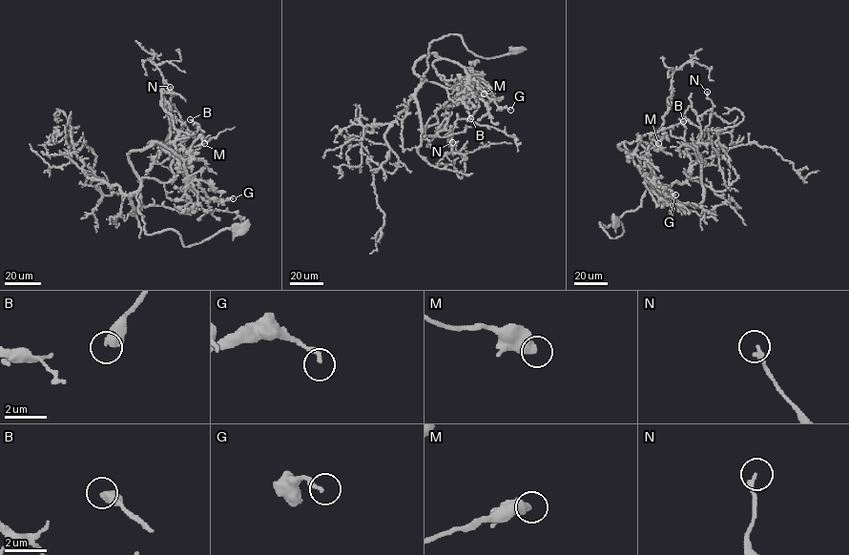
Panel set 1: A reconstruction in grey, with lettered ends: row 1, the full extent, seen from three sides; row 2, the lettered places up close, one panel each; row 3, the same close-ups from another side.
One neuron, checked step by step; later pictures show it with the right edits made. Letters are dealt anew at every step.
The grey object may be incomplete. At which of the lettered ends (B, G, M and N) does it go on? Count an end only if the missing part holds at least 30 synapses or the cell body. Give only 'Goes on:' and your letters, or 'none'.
Goes on: none

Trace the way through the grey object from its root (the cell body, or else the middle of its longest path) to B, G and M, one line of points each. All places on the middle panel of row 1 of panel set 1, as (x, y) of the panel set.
B: (512, 51), (484, 58), (453, 34), (429, 44), (421, 81), (473, 85), (479, 104), (470, 118)
G: (512, 51), (484, 58), (450, 34), (429, 44), (425, 80), (413, 66), (432, 53), (457, 62), (510, 110)
M: (512, 51), (484, 58), (453, 34), (429, 44), (422, 81), (450, 88), (457, 83), (463, 92), (484, 93)

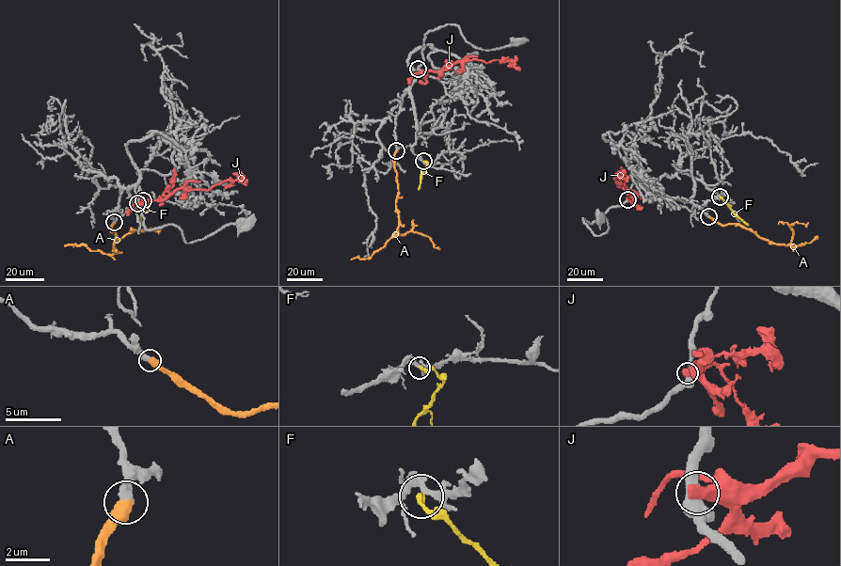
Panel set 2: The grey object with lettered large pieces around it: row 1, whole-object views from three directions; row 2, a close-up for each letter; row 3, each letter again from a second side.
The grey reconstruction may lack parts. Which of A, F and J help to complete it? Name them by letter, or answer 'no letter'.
A, F

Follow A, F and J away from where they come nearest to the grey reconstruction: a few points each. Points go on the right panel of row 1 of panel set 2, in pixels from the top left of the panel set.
A: (708, 216), (721, 224), (740, 224), (760, 238), (785, 244), (790, 243), (793, 234), (790, 225), (808, 223)
F: (720, 196), (748, 225)
J: (627, 199), (629, 195), (620, 185), (618, 186), (621, 185), (618, 177), (627, 180), (627, 176)

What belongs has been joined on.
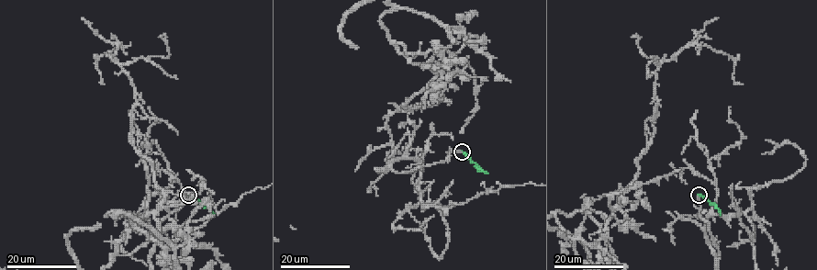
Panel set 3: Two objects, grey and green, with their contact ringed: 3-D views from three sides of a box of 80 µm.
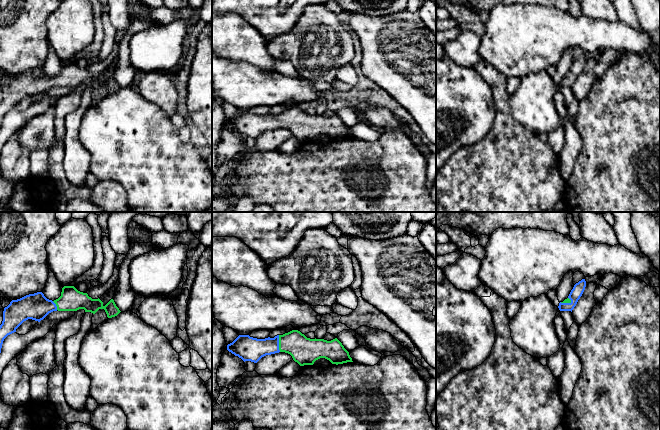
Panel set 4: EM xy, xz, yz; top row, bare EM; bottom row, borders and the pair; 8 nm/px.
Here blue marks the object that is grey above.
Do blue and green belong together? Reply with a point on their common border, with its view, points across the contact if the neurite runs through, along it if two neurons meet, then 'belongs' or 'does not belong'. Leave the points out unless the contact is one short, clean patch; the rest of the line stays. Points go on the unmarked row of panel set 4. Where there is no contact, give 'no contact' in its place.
contact xz (278, 119); way xz (248, 124), (259, 124), (278, 119), (295, 119), (305, 127); belongs

